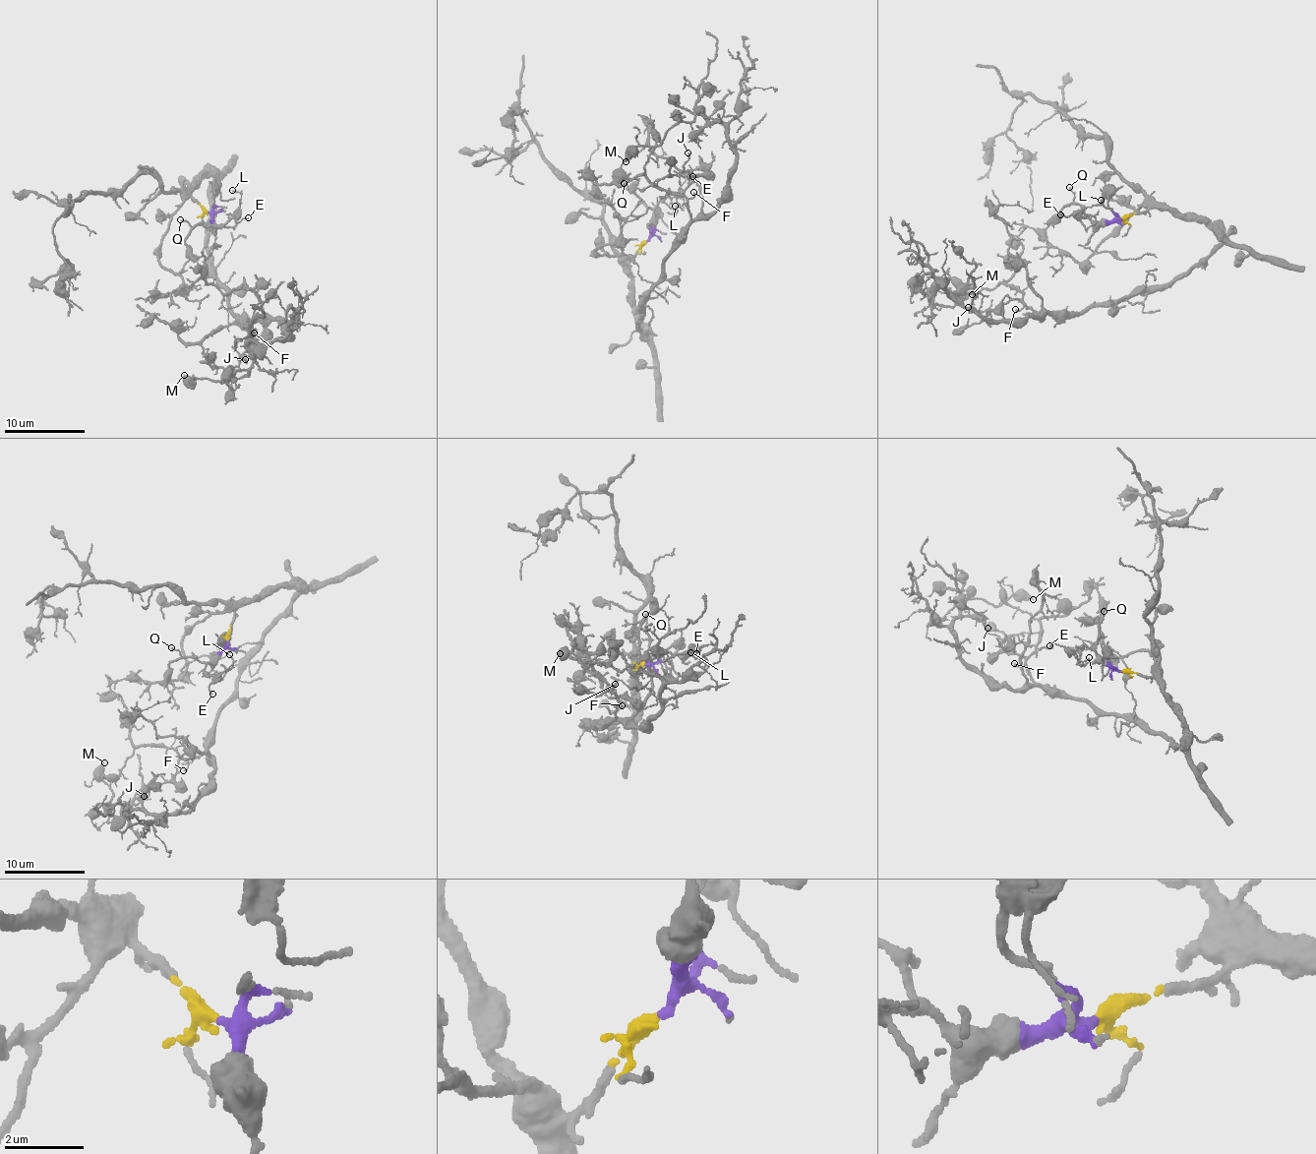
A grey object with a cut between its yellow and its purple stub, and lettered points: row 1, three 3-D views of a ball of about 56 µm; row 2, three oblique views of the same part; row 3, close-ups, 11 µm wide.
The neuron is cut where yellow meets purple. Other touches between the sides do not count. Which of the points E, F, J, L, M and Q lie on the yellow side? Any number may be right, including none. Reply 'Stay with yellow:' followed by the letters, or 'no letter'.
Stay with yellow: F, J, M

